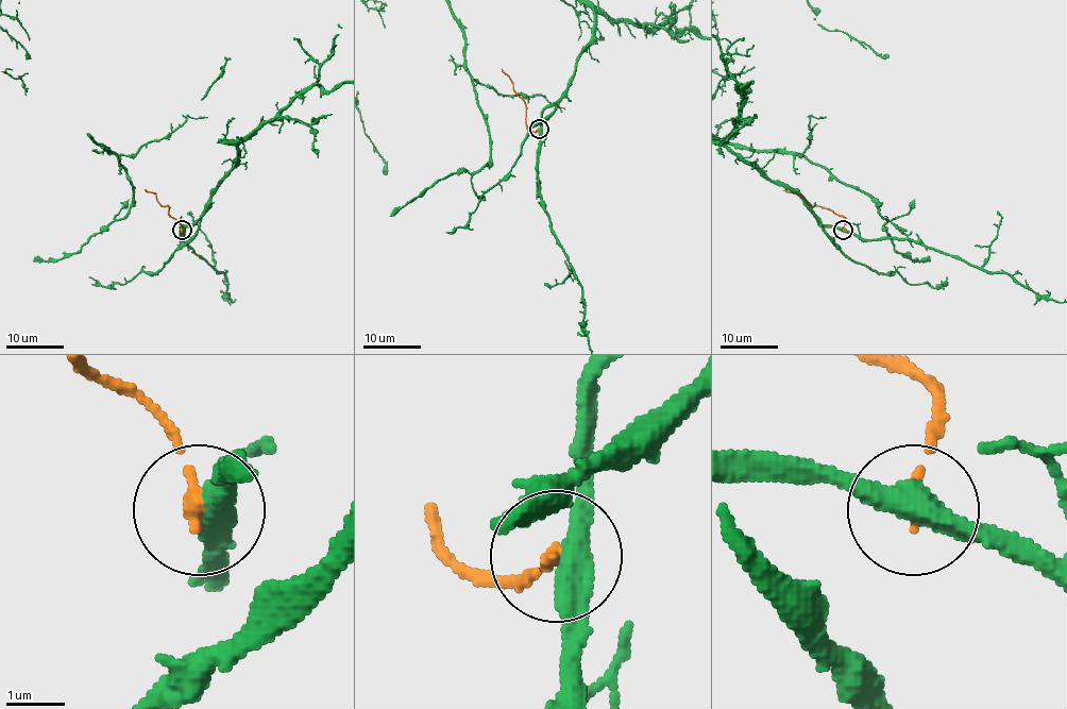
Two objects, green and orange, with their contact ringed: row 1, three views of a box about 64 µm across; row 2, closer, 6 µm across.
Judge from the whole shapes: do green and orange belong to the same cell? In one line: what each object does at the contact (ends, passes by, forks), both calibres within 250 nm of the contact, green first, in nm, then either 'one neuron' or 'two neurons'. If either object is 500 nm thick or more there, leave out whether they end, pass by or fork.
green passes by; orange ends there; 440 nm thick on the green side, 240 nm on the other; two neurons

